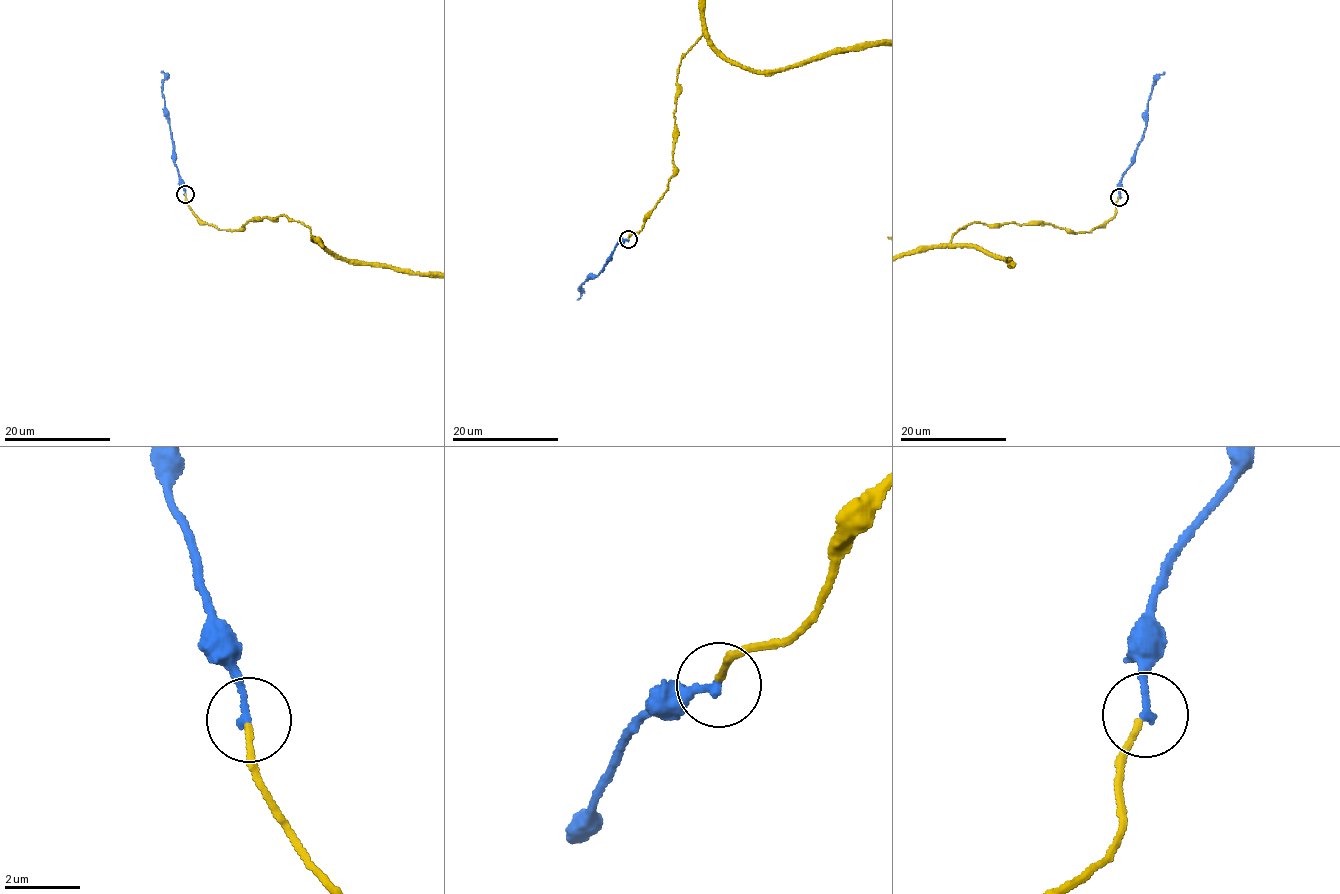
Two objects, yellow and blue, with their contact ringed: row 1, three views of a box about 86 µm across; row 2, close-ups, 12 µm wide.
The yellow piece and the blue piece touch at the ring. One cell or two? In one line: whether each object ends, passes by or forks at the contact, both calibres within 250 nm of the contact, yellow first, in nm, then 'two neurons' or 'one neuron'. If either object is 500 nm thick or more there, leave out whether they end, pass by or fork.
yellow ends; blue ends; calibres 150 and 200 nm; one neuron

